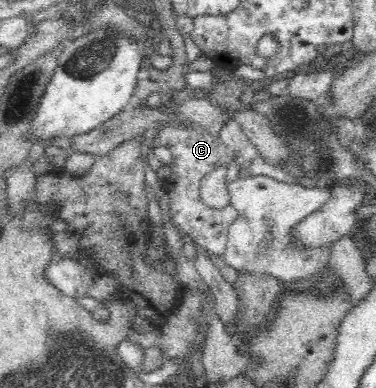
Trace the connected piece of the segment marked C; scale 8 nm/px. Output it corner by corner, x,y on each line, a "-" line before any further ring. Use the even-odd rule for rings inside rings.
202,95
198,99
187,100
179,102
178,109
176,110
176,123
169,123
165,125
156,135
153,146
166,146
172,152
172,161
164,173
163,182
169,199
169,214
178,227
178,230
188,240
192,241
202,252
207,252
209,255
224,256
226,249
226,240
228,235
228,228
234,222
238,212
234,206
225,206
225,208
211,208
200,197
200,184
203,177
218,166
225,165
231,160
238,160
239,157
235,152
232,152
227,146
222,143
220,139
220,132
223,125
231,120
231,112
224,110
219,105
212,102
207,95
-
188,121
190,125
183,127
183,122

